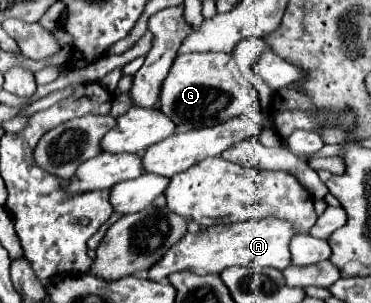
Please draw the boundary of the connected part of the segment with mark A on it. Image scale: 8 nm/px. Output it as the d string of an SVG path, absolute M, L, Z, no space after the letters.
M252 219L246 223L208 227L198 233L186 233L166 255L148 269L148 279L162 281L176 271L192 271L196 275L220 275L228 267L274 267L286 269L290 265L288 243L294 237L290 223L282 219Z

